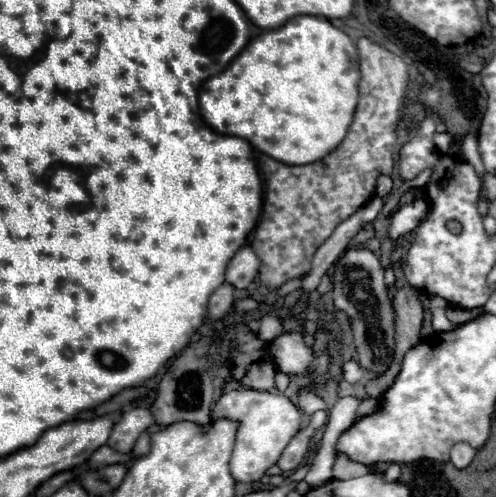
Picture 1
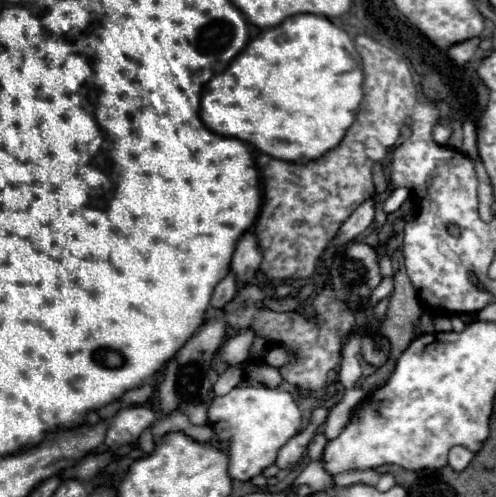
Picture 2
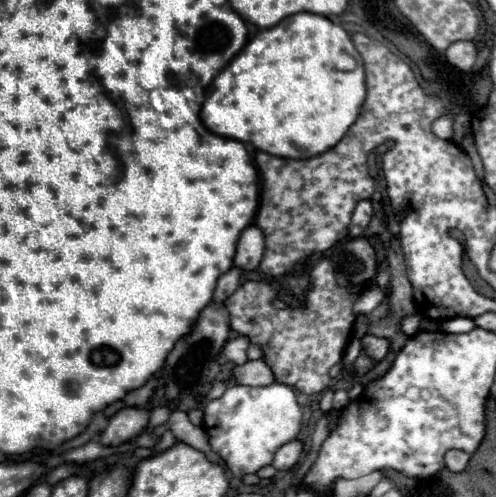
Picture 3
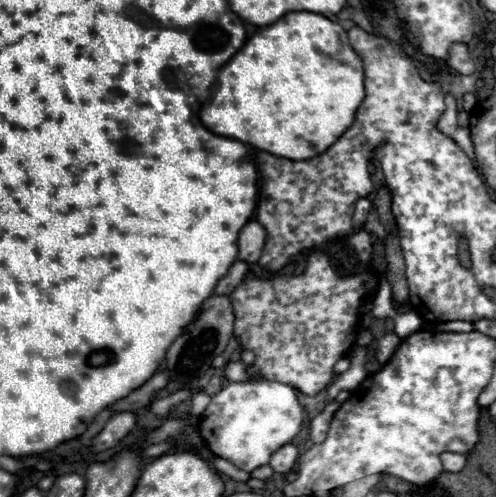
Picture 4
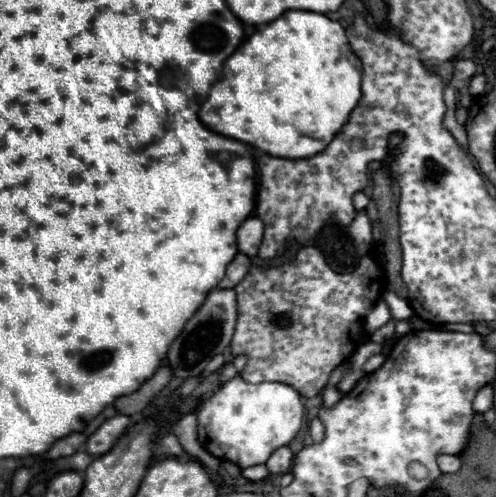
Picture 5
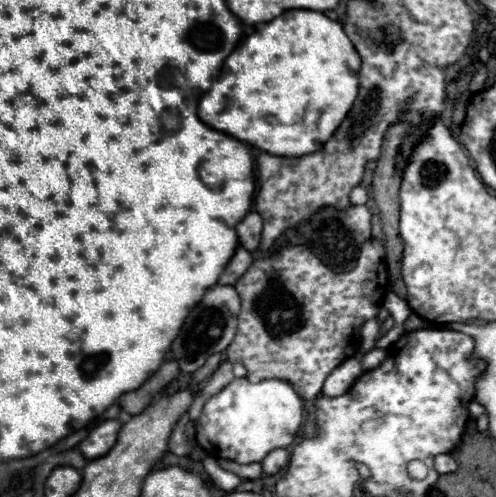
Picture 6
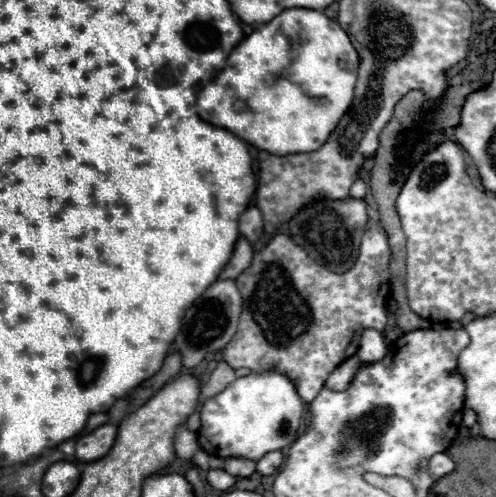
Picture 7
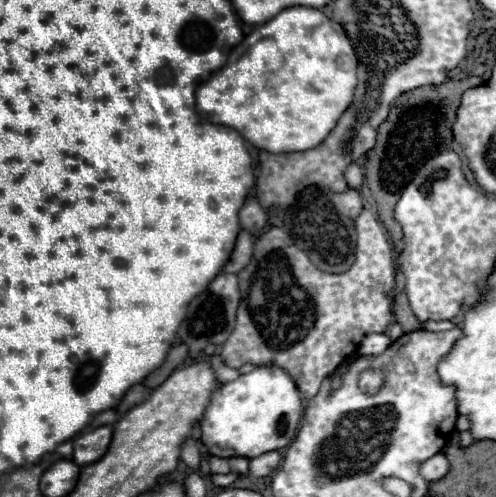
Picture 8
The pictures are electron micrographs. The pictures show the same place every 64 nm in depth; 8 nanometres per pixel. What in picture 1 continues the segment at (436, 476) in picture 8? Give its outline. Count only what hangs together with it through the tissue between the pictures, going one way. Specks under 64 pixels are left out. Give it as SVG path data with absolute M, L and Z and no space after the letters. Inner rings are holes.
M464 442L456 444L456 446L450 450L450 462L452 462L456 468L466 468L466 466L472 462L474 456L476 456L476 450L474 450L470 444L464 444Z

